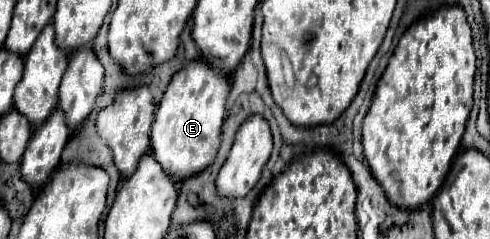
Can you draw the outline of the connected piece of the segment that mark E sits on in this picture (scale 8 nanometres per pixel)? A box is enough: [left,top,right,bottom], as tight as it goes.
[150,60,230,180]

